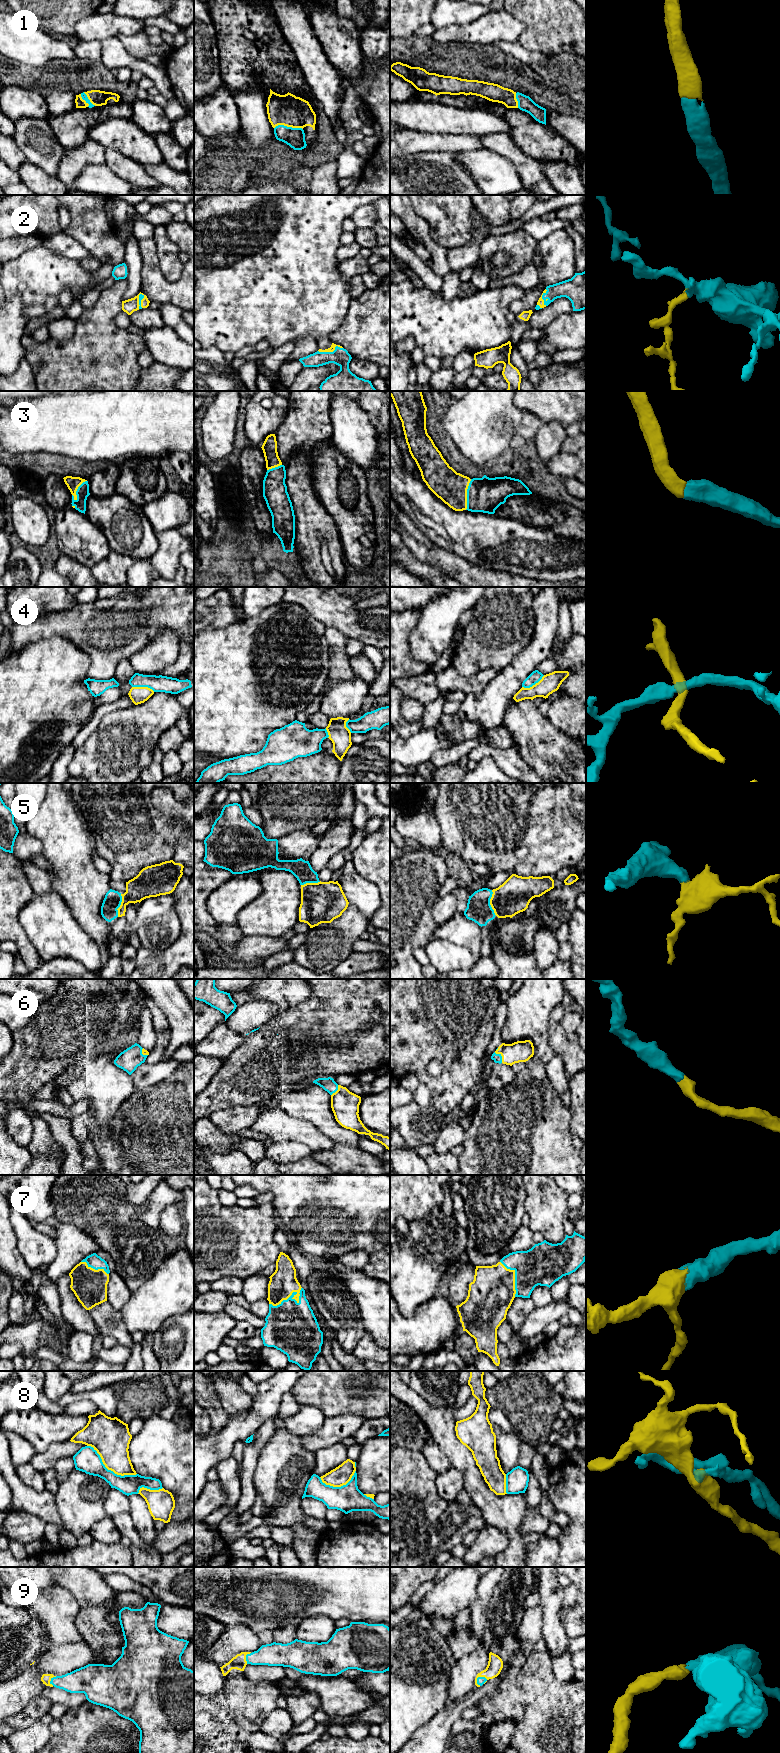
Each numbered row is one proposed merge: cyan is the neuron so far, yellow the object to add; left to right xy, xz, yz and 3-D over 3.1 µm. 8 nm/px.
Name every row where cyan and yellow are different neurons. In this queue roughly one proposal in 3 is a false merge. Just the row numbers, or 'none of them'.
4, 8

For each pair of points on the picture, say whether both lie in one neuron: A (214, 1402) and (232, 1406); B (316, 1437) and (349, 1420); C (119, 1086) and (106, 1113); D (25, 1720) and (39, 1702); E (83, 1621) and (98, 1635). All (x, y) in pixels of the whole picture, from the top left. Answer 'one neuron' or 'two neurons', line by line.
A: two neurons
B: one neuron
C: one neuron
D: one neuron
E: one neuron

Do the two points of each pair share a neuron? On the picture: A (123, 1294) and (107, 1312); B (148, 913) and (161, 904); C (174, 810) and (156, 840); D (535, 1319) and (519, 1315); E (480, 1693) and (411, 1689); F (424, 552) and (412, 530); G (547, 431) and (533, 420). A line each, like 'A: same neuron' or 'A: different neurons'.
A: different neurons
B: same neuron
C: different neurons
D: different neurons
E: different neurons
F: different neurons
G: different neurons

